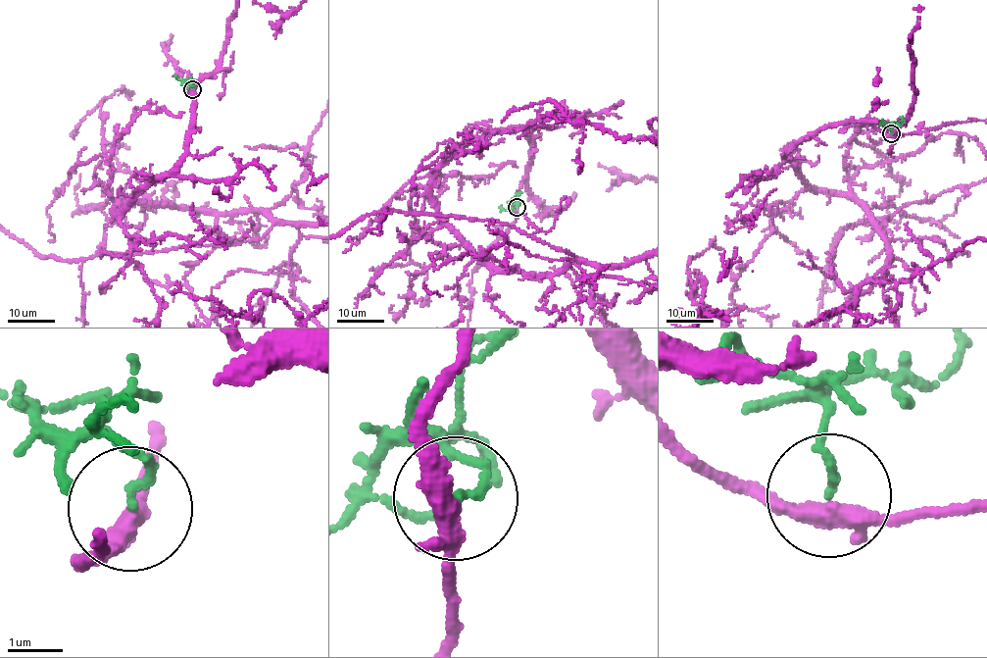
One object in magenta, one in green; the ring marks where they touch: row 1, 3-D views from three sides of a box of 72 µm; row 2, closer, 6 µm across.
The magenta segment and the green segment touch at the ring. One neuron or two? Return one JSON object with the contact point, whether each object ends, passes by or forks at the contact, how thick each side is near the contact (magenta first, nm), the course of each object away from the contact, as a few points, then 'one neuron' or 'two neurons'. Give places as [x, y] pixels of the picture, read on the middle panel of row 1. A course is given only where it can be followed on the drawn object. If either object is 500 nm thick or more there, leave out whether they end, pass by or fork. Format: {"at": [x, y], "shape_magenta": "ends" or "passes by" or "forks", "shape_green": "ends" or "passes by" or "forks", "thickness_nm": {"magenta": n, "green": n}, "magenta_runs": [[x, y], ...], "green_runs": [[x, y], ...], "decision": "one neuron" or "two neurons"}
{"at": [517, 207], "shape_magenta": "passes by", "shape_green": "ends", "thickness_nm": {"magenta": 360, "green": 140}, "magenta_runs": [[516, 207], [513, 128], [432, 197], [477, 259], [556, 275], [574, 256], [489, 220]], "green_runs": [[516, 207], [515, 202], [505, 210], [500, 207]], "decision": "one neuron"}

